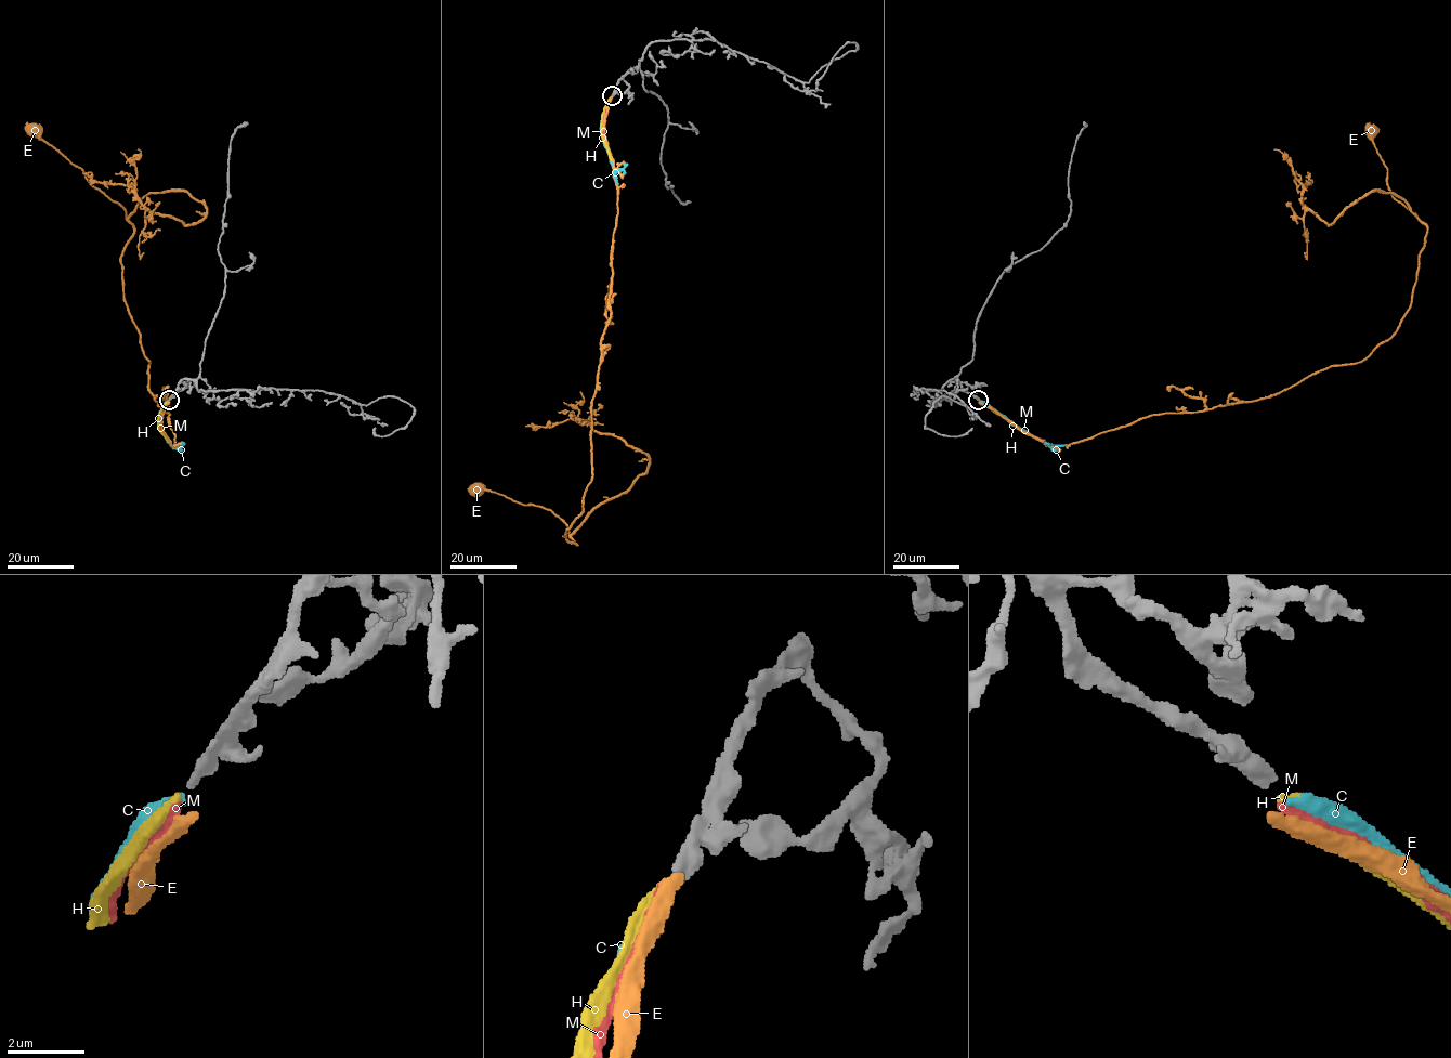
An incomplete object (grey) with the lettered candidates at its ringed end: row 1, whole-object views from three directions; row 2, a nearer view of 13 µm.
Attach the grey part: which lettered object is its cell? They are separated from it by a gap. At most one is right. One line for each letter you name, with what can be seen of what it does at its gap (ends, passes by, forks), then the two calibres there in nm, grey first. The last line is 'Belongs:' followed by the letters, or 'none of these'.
H: it ends | 400/320 nm
Belongs: H

